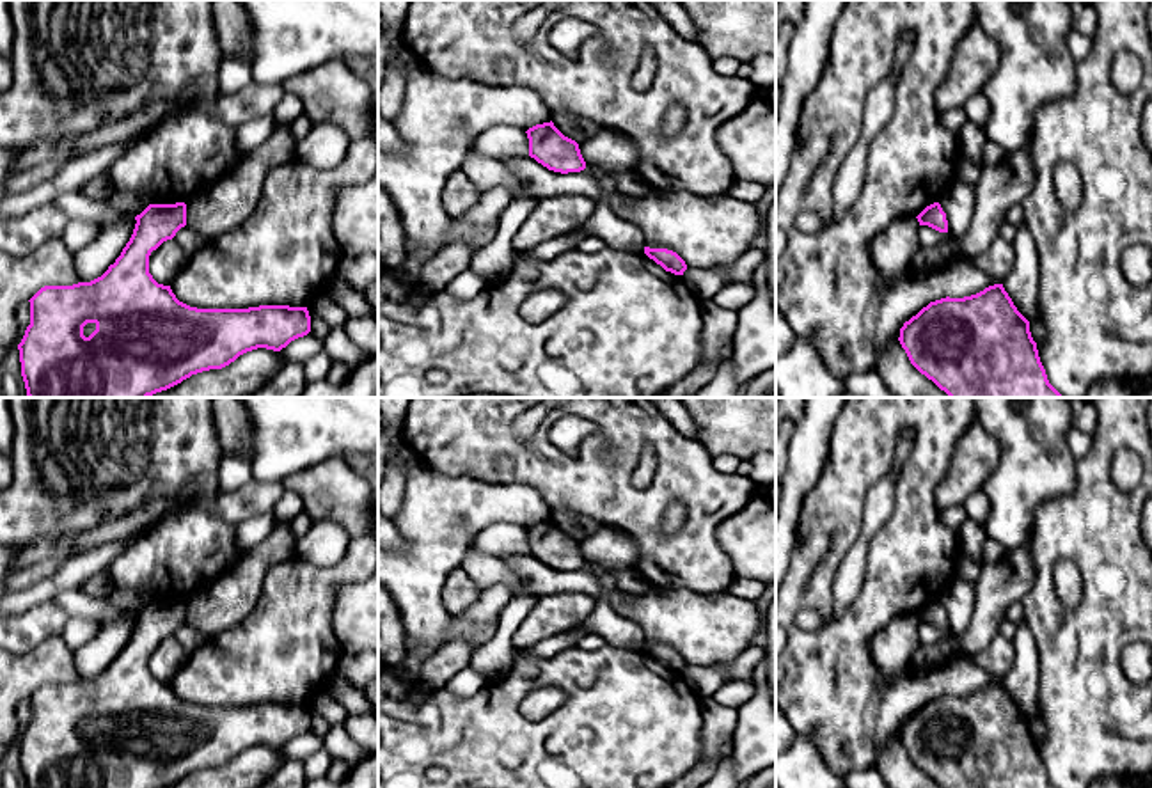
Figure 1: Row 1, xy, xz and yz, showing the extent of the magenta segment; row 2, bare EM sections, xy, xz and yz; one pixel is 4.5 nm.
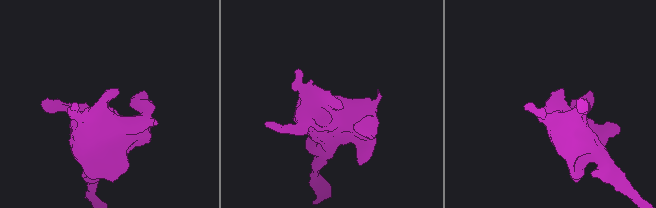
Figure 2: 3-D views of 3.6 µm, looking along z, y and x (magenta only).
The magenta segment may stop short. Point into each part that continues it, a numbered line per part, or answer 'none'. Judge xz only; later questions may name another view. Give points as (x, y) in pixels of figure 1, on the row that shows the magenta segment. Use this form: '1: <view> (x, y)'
none

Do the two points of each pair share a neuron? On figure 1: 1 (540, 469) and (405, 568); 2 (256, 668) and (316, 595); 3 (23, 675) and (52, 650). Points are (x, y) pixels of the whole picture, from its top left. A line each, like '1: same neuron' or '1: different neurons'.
1: different neurons
2: same neuron
3: same neuron

